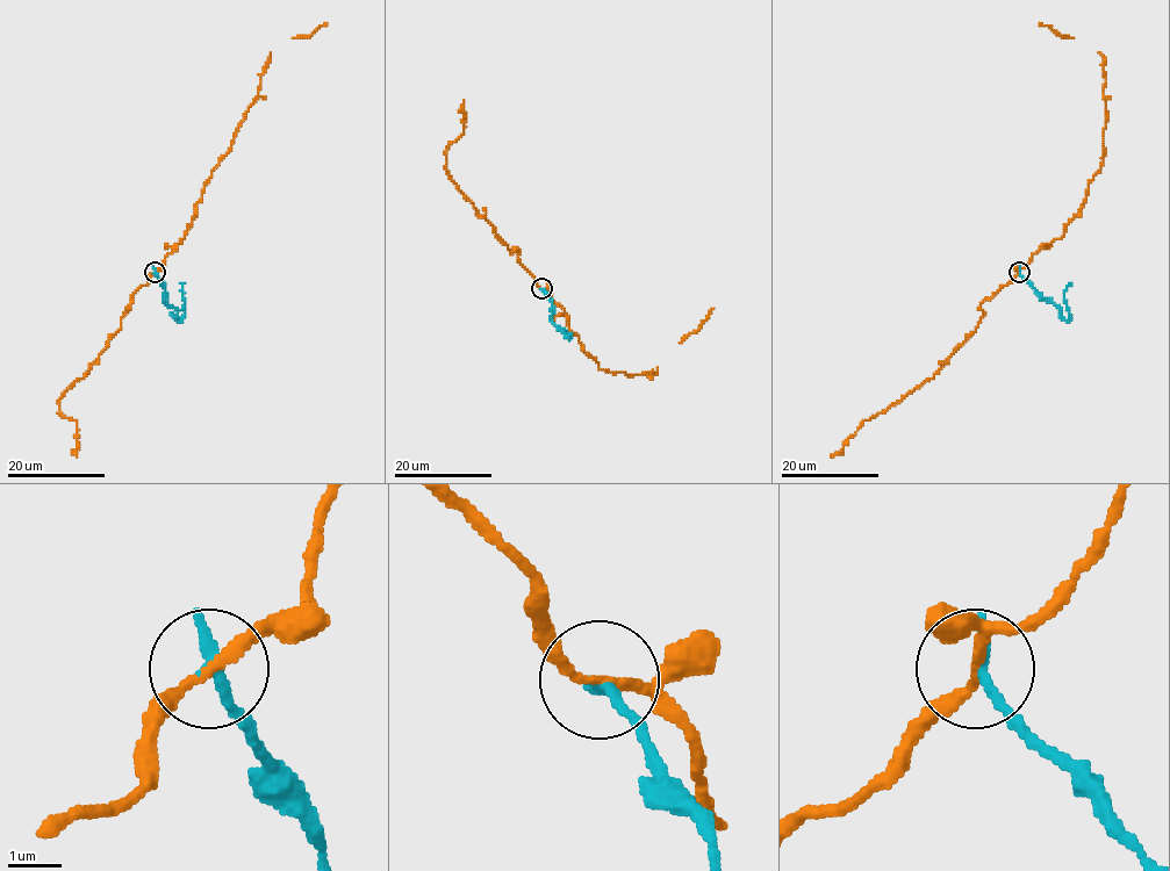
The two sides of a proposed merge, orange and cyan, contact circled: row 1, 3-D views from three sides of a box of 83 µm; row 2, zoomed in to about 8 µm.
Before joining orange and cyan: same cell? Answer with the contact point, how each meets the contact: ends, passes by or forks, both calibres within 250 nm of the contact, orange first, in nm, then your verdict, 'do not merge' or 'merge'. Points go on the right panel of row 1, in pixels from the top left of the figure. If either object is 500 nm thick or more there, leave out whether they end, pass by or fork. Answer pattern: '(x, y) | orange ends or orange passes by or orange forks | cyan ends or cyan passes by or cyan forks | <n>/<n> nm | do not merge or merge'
(1019, 272) | orange passes by | cyan ends | 180/280 nm | do not merge

